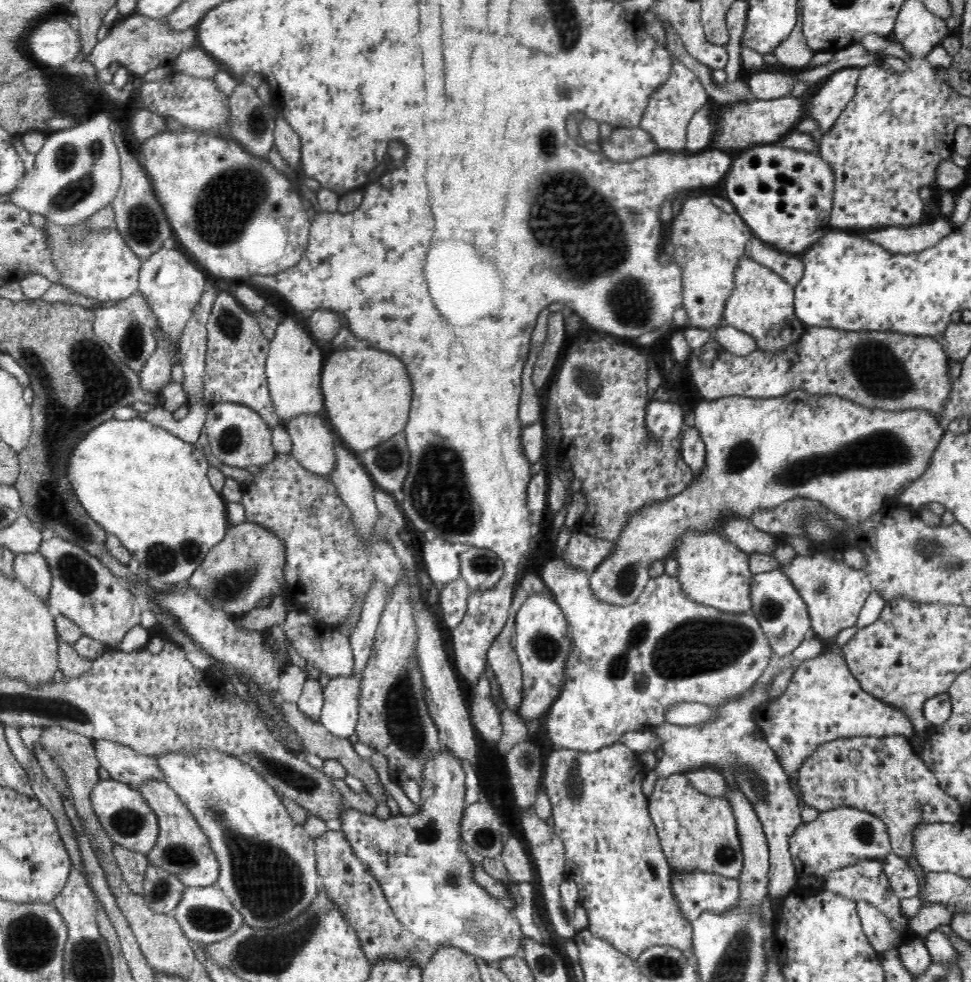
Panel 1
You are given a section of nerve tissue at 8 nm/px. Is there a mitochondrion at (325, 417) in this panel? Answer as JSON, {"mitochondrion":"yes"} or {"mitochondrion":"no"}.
{"mitochondrion":"no"}

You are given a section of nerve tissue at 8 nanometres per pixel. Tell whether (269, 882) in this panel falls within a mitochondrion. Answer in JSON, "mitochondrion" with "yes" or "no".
{"mitochondrion":"yes"}

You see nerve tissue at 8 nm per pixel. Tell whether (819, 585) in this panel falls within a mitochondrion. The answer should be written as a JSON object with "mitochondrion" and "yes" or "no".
{"mitochondrion":"yes"}

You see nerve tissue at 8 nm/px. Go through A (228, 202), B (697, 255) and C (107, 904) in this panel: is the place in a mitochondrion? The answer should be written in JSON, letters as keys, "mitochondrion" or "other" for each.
{"A":"mitochondrion","B":"other","C":"other"}

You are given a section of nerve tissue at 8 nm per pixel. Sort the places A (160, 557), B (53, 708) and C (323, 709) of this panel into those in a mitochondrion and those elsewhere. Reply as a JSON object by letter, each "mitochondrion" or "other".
{"A":"mitochondrion","B":"mitochondrion","C":"other"}

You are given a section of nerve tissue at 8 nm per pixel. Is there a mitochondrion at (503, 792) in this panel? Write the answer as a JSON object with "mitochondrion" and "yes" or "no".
{"mitochondrion":"no"}

